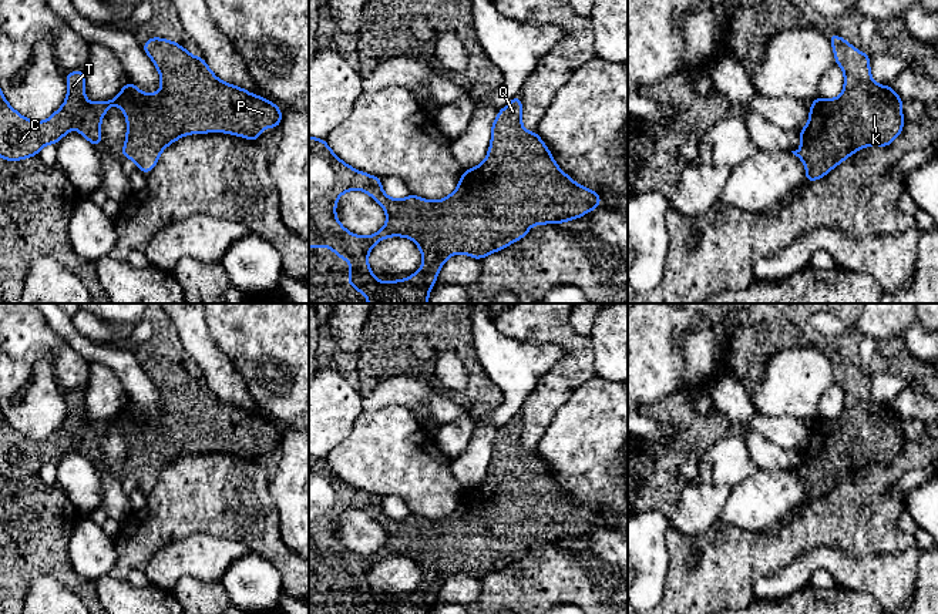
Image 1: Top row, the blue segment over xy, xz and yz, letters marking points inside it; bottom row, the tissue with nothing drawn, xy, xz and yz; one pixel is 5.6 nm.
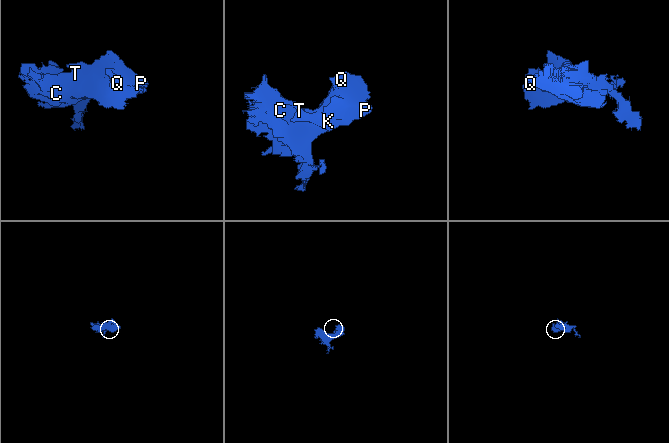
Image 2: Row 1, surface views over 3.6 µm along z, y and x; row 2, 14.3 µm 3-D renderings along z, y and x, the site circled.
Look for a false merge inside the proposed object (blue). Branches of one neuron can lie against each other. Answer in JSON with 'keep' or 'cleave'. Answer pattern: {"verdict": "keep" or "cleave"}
{"verdict": "keep"}

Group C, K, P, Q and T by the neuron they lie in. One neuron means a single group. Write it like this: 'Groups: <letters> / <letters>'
Groups: C K P Q T

